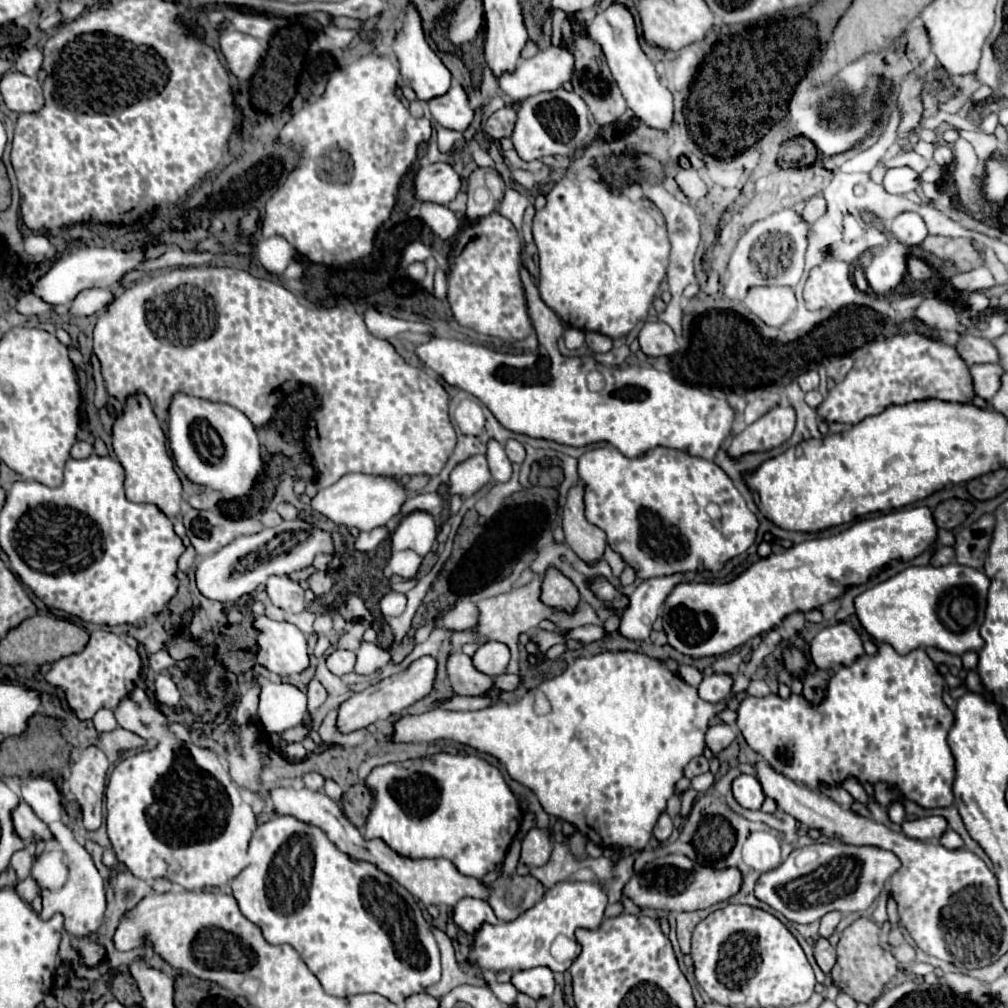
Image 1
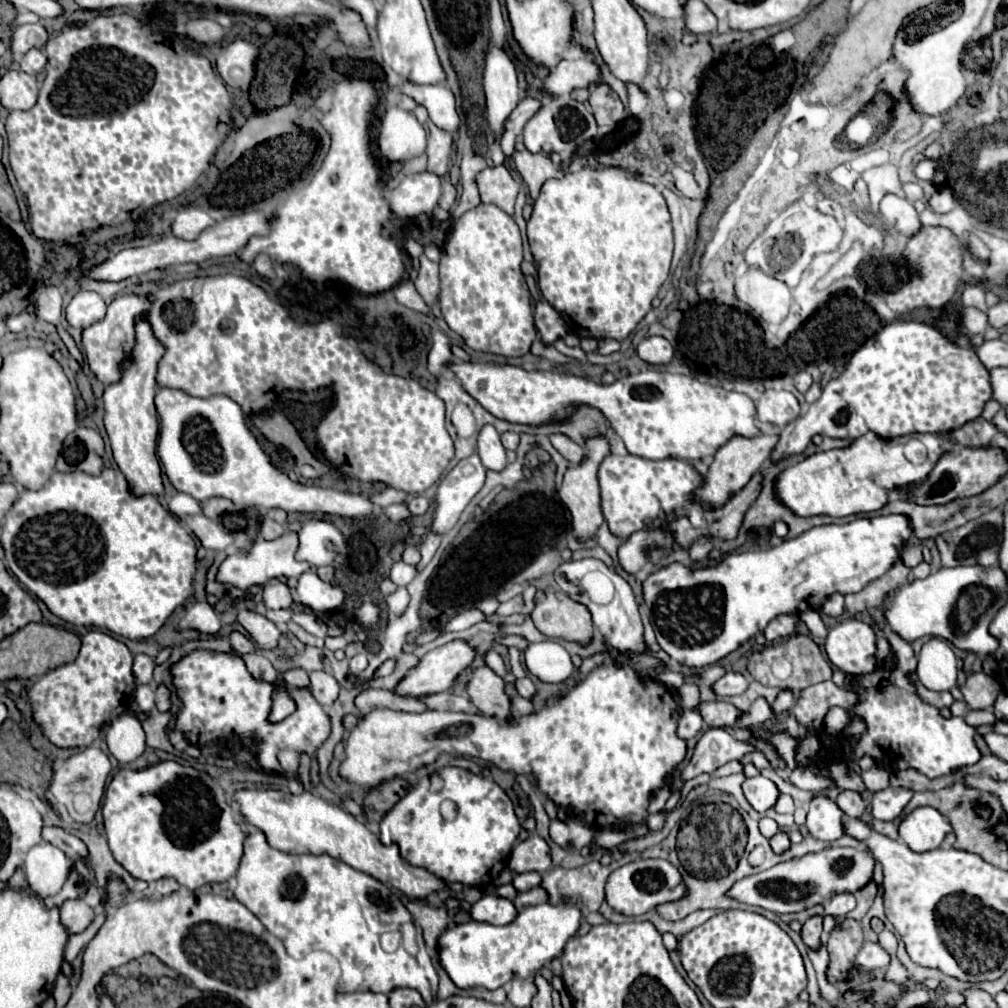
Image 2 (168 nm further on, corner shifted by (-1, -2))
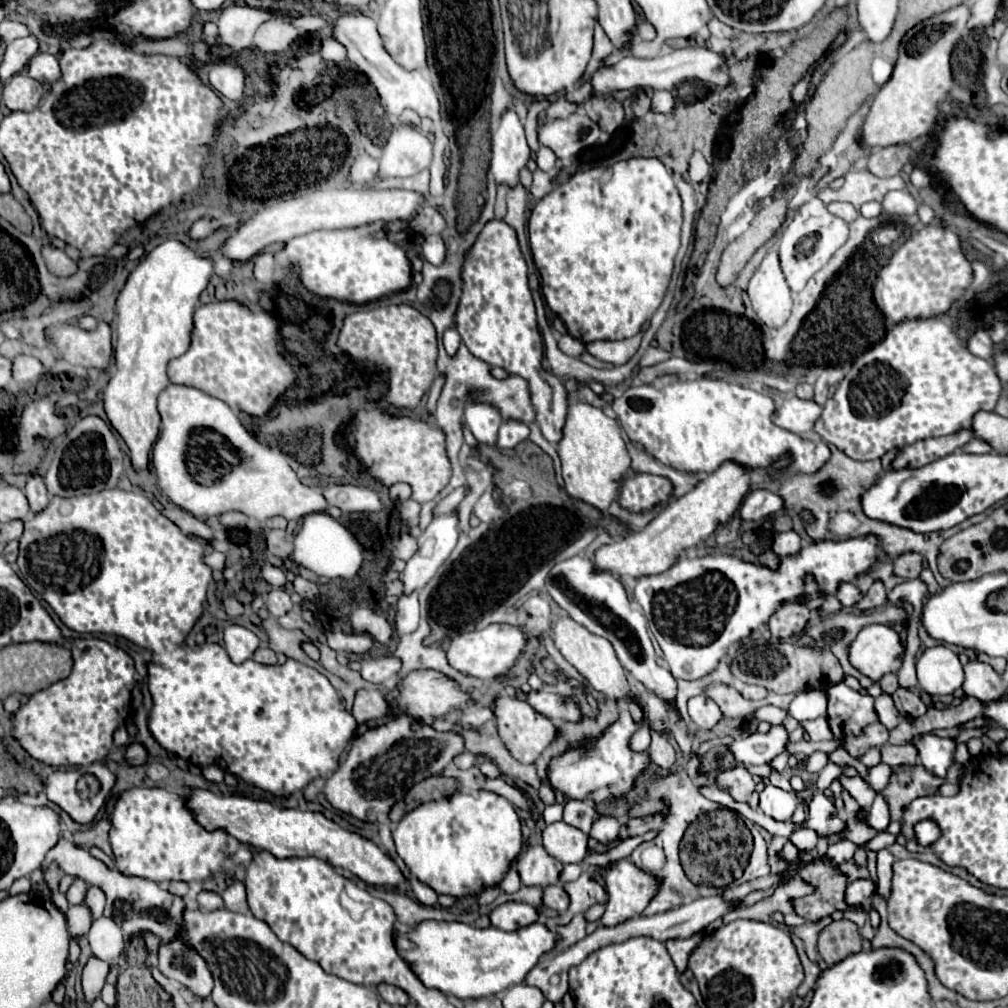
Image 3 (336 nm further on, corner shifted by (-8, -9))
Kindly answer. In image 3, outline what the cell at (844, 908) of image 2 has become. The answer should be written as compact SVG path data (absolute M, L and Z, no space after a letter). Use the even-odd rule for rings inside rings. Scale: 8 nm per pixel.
M869 879L853 881L845 889L845 903L849 907L861 907L861 905L865 905L869 901L873 891L875 891L875 883L873 881L869 881Z

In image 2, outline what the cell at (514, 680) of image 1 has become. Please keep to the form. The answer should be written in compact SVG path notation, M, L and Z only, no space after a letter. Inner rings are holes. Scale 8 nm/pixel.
M520 678L520 680L516 680L516 690L518 690L518 694L520 694L522 698L532 698L532 696L536 694L536 686L532 684L530 678Z

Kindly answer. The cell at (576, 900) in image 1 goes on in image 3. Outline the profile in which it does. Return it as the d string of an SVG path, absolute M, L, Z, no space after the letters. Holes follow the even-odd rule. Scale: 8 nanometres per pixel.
M423 921L407 935L415 943L415 949L403 951L401 957L413 967L425 987L439 989L457 999L499 995L507 987L523 983L537 961L545 953L551 953L561 941L559 933L551 931L541 921L517 931L501 931L497 927L479 929L473 925L447 921Z

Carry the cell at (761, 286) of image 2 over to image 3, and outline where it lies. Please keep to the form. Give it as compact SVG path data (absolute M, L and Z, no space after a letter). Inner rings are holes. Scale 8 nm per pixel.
M771 251L755 275L749 281L747 295L751 299L753 311L759 315L759 319L769 327L781 327L791 315L791 291L789 285L781 273L779 257L775 251Z

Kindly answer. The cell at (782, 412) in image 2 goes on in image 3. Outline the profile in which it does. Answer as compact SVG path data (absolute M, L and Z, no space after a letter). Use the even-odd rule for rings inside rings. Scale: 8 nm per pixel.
M799 397L785 399L775 411L775 425L791 431L795 435L803 435L813 431L817 417L821 415L821 407L815 401L803 401Z

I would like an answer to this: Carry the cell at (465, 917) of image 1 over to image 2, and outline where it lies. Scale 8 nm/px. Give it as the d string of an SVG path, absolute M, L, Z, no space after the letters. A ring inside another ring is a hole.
M484 896L472 906L472 918L488 924L510 924L516 914L514 902L502 896Z

